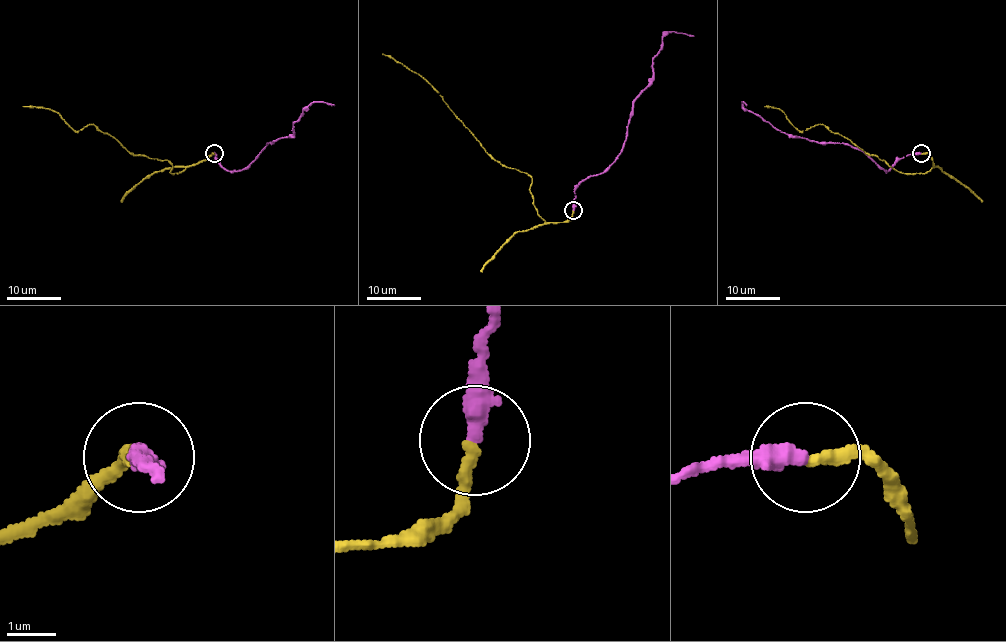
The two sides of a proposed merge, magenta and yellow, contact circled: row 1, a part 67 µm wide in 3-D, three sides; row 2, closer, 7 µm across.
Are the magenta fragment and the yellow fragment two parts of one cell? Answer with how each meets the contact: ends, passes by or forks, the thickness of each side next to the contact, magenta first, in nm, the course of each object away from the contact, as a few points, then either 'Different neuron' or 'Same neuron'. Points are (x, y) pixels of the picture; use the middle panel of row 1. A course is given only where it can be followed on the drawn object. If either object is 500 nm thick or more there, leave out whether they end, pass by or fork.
At the ring magenta ends. At the ring yellow ends. Thickness 400 nm (magenta) against 280 nm. Course of magenta: (574, 211), (575, 189), (602, 172), (623, 149), (632, 100), (653, 74), (663, 37), (672, 31), (694, 35). Course of yellow: (574, 211), (564, 222), (546, 222), (538, 213), (530, 190), (531, 178), (500, 164), (434, 87), (382, 53). Same neuron

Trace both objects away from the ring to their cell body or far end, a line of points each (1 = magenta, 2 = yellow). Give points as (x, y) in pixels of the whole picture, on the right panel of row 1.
1: (921, 154), (909, 154), (883, 170), (860, 149), (842, 143), (788, 136), (747, 111), (742, 103), (746, 104)
2: (921, 154), (928, 154), (932, 167), (924, 173), (905, 174), (823, 125), (798, 130), (780, 110), (764, 106)

